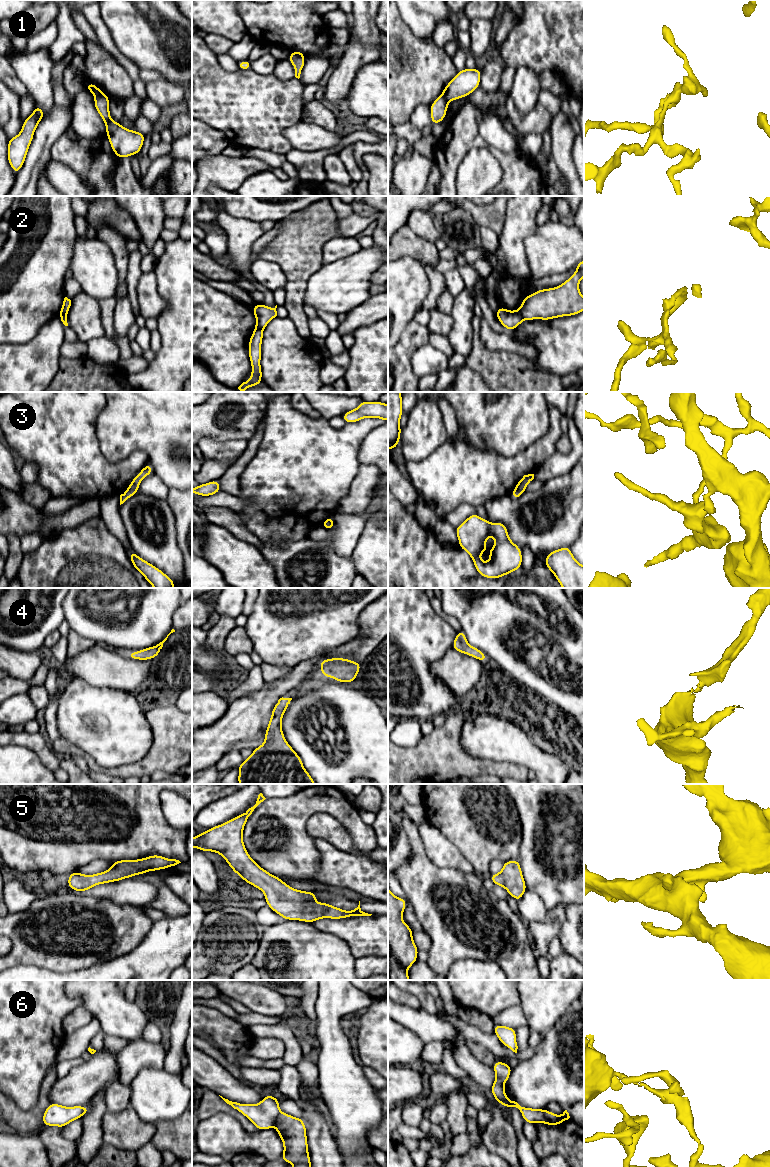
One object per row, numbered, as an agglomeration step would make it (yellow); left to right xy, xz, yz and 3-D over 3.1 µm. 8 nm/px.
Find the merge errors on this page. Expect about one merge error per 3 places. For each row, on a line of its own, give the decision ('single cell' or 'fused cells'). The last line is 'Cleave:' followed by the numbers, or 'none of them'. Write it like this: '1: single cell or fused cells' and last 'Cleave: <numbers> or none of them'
1: fused cells
2: fused cells
3: single cell
4: single cell
5: single cell
6: fused cells
Cleave: 1, 2, 6

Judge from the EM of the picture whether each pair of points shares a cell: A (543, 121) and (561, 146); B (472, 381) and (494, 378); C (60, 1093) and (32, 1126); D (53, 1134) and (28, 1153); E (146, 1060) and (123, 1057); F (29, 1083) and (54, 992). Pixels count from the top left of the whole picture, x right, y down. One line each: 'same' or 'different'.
A: different
B: different
C: different
D: different
E: same
F: same

